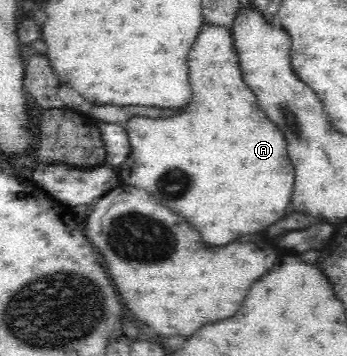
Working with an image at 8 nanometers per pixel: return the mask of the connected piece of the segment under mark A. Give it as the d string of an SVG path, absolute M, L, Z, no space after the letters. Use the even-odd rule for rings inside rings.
M204 24L206 26L202 26L188 56L192 102L182 114L168 120L144 116L128 120L126 132L132 150L116 171L124 186L141 188L152 196L160 196L160 204L184 216L208 244L222 246L242 234L258 232L286 216L290 192L294 190L294 168L290 168L290 160L286 160L285 136L278 132L277 124L266 120L255 94L242 78L238 55L234 51L233 33L226 27Z

